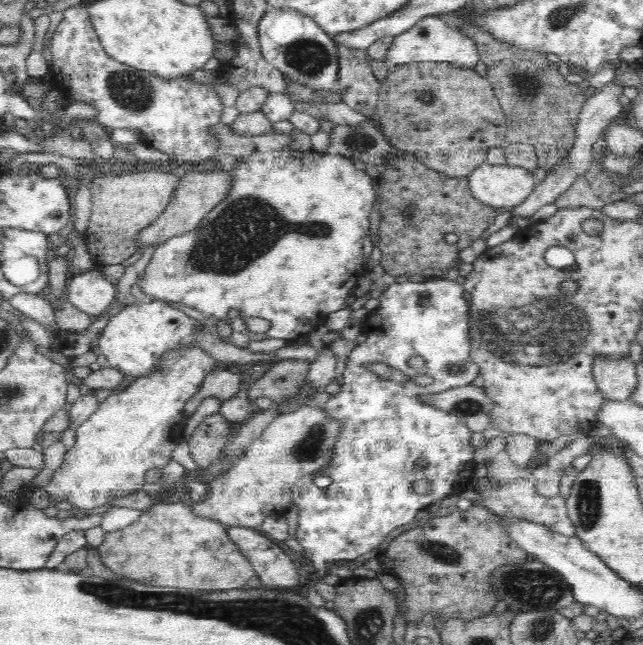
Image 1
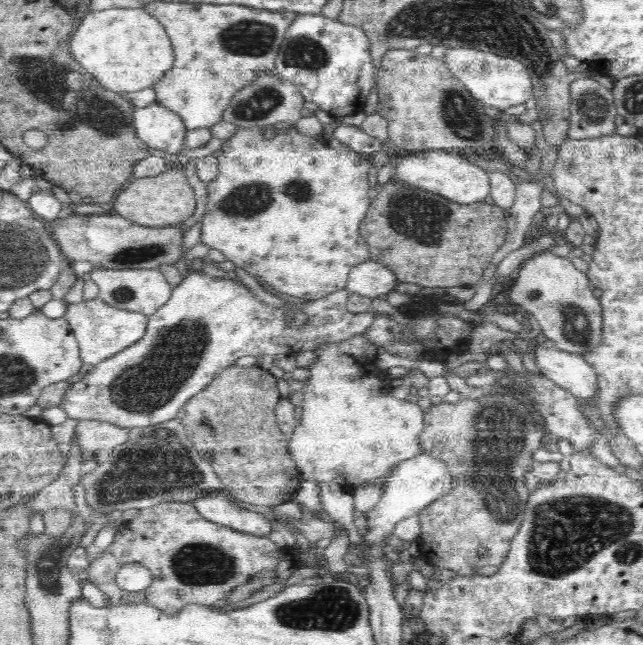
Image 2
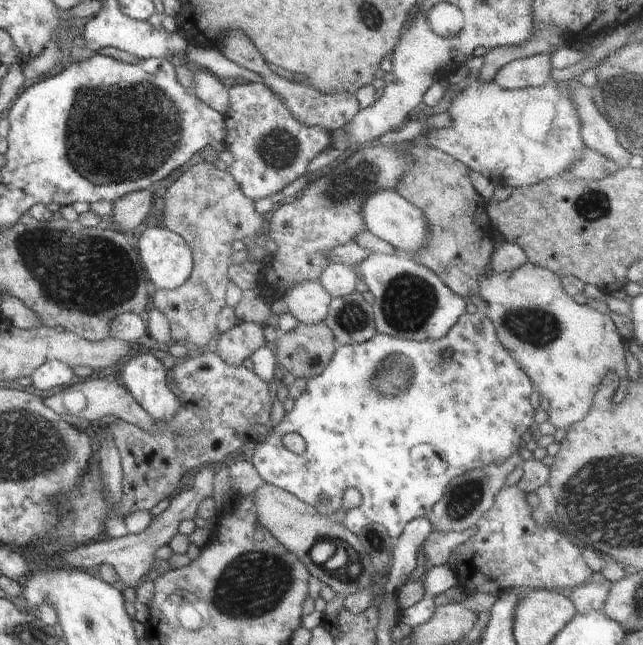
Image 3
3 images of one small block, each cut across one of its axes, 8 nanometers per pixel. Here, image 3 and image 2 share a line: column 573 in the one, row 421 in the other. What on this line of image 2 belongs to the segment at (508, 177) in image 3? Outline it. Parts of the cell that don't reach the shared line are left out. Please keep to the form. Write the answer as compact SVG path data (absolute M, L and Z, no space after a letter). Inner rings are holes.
M188 271L184 280L171 290L166 304L148 317L144 336L138 342L95 364L80 381L70 386L60 404L68 413L68 417L78 420L101 420L120 428L132 428L132 430L160 424L172 418L176 419L182 406L192 396L202 392L216 378L218 372L234 365L238 358L316 350L320 344L342 342L352 336L358 336L374 322L376 316L376 311L373 309L360 314L348 312L346 307L350 294L345 288L340 288L324 298L298 304L297 308L307 316L307 325L313 328L300 331L288 327L284 319L284 314L288 314L290 309L296 307L294 303L285 302L282 307L272 307L260 301L249 288L239 284L238 281L239 278L231 273L223 278L214 278L203 272Z

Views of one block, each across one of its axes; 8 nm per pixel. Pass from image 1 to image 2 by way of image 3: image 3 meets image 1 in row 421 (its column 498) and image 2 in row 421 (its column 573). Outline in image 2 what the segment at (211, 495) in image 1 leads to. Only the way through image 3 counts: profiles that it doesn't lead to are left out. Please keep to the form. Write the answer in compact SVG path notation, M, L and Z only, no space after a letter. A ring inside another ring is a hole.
M361 333L342 342L320 344L313 350L317 359L306 367L310 374L303 386L304 398L298 409L298 421L287 439L288 452L303 480L354 488L371 479L388 476L402 460L422 453L418 438L424 430L424 411L415 399L400 400L390 395L390 376L383 374L382 369L364 353L368 343L373 344Z

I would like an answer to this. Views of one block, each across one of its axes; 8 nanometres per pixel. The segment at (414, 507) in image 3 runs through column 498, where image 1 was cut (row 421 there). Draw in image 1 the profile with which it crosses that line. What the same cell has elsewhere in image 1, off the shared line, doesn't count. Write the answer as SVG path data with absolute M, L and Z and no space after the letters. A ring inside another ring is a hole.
M412 278L409 281L394 283L389 287L383 288L383 293L379 298L377 298L379 302L378 308L371 311L364 318L366 319L364 324L368 324L368 326L370 326L368 335L361 338L349 354L349 358L345 364L345 370L341 377L343 383L341 385L336 385L336 387L332 389L332 397L330 397L327 403L324 405L326 413L328 413L330 417L334 417L334 419L342 423L342 430L340 430L338 440L336 440L336 444L334 444L334 458L332 458L330 464L326 466L326 468L322 468L320 471L306 475L299 479L293 485L291 491L291 503L294 504L294 507L297 507L300 510L298 512L298 528L296 528L297 532L293 536L304 548L303 556L312 561L315 570L325 572L334 571L330 569L330 566L332 566L333 562L338 560L356 562L356 558L358 558L358 556L362 556L362 554L366 554L366 552L370 552L382 544L390 532L396 530L396 528L400 528L400 526L404 526L404 524L408 524L408 522L414 521L414 517L416 517L421 509L427 508L429 505L438 500L443 500L444 498L453 495L459 495L460 493L472 488L472 482L474 480L474 468L476 468L474 467L474 456L476 454L480 454L480 452L472 446L472 443L470 443L473 431L471 431L466 424L464 424L464 422L458 420L455 416L451 416L449 412L440 410L439 408L434 408L434 406L430 406L429 404L421 401L422 395L441 393L456 387L468 386L468 384L472 384L472 382L474 382L474 378L478 376L478 365L474 364L470 357L470 354L472 354L470 333L468 333L468 322L470 322L470 319L468 319L468 300L464 298L464 294L466 294L464 287L456 283L454 280L436 278L428 281L424 280L423 282L416 282ZM424 301L428 301L428 303L430 303L428 308L421 306ZM414 356L422 356L422 358L425 360L424 365L420 366L420 368L413 368L412 366L409 366L408 360L410 360L410 358L414 358ZM380 362L388 364L388 366L392 366L392 368L396 368L396 370L400 370L400 372L402 372L402 374L406 374L408 378L414 378L414 376L418 376L418 374L428 374L428 376L432 376L434 380L431 384L426 386L420 386L420 384L416 384L416 382L411 379L408 379L405 383L384 380L378 376L378 373L373 372L370 370L370 368L366 367L366 364L380 364ZM448 366L461 366L462 369L459 373L452 373L452 371L447 369ZM420 458L426 458L428 466L422 469L417 468L416 462L418 462ZM320 476L330 477L332 479L332 484L330 484L328 488L318 488L318 486L314 485L314 479ZM422 479L429 480L432 484L432 492L428 495L420 495L412 492L412 490L414 490L413 483Z

